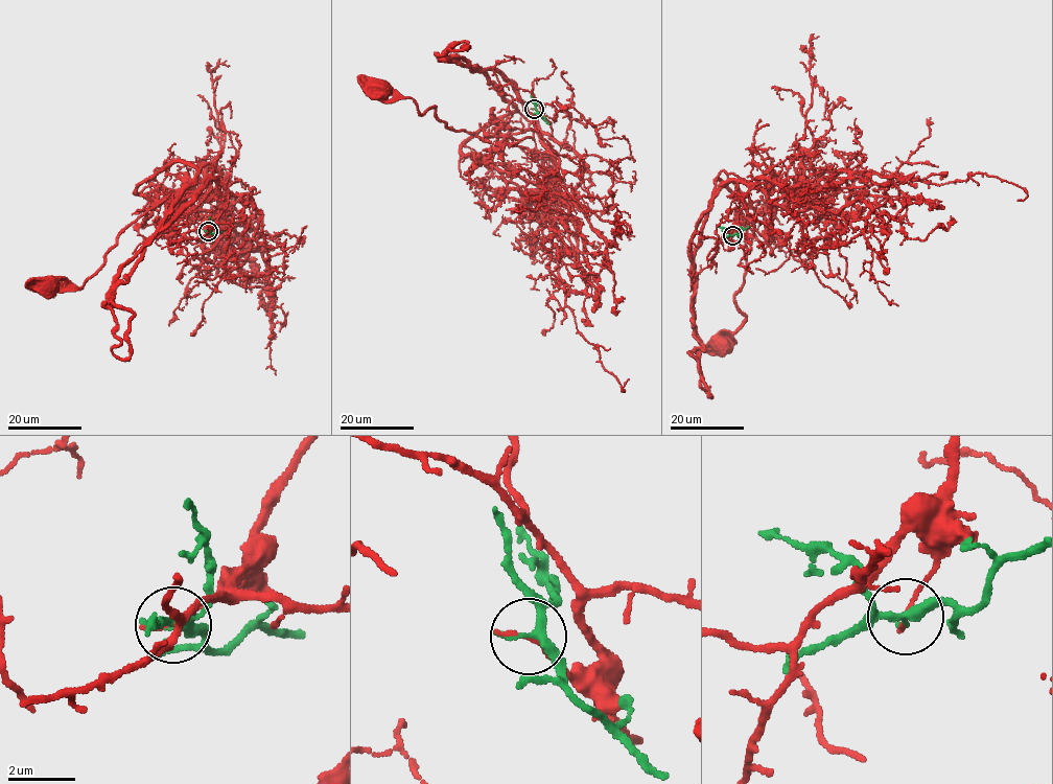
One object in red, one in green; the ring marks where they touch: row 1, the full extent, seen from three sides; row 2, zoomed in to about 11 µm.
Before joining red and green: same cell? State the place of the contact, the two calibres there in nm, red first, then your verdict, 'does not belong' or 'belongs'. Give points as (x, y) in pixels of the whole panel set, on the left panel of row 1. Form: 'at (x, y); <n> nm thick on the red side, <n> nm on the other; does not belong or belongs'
at (208, 231); 150 nm thick on the red side, 200 nm on the other; does not belong

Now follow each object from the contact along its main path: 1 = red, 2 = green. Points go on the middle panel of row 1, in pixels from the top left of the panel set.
1: (534, 109), (552, 136), (527, 129), (482, 138), (380, 87)
2: (534, 109), (548, 124)

